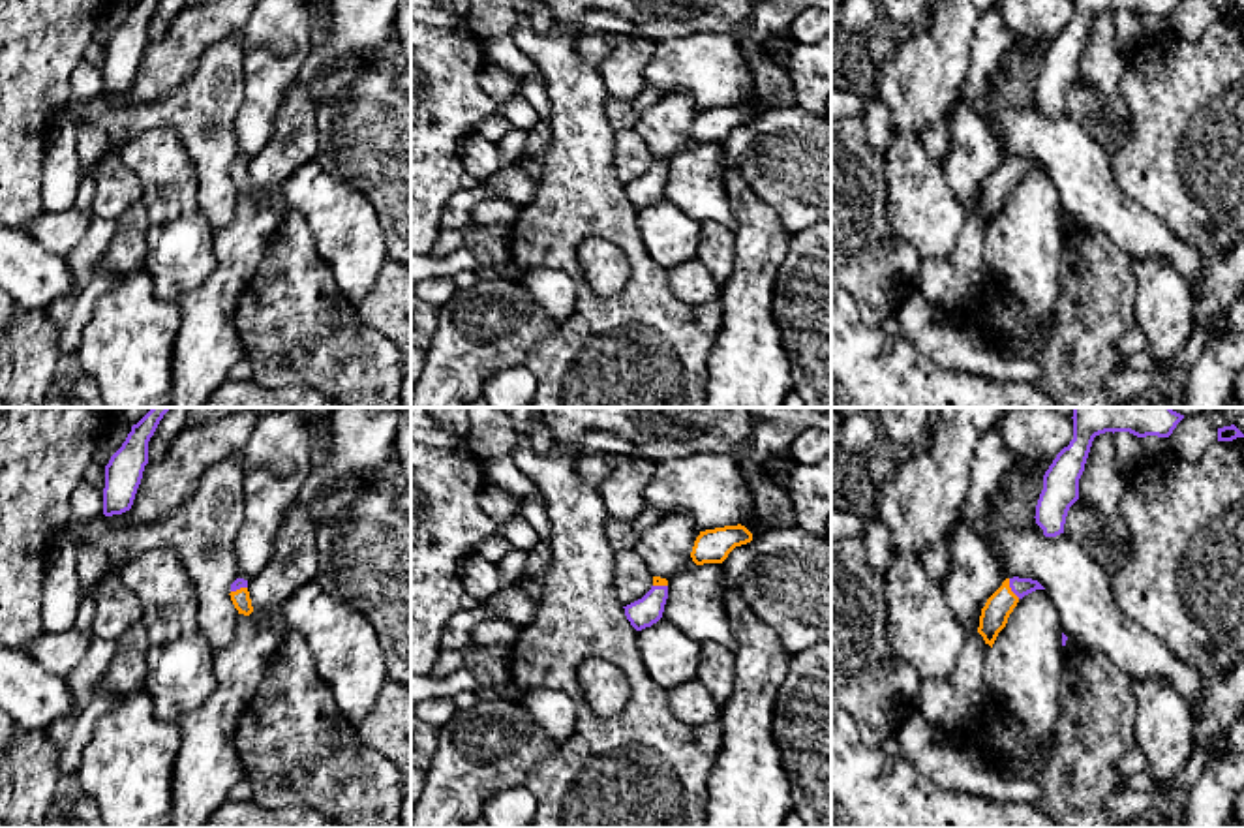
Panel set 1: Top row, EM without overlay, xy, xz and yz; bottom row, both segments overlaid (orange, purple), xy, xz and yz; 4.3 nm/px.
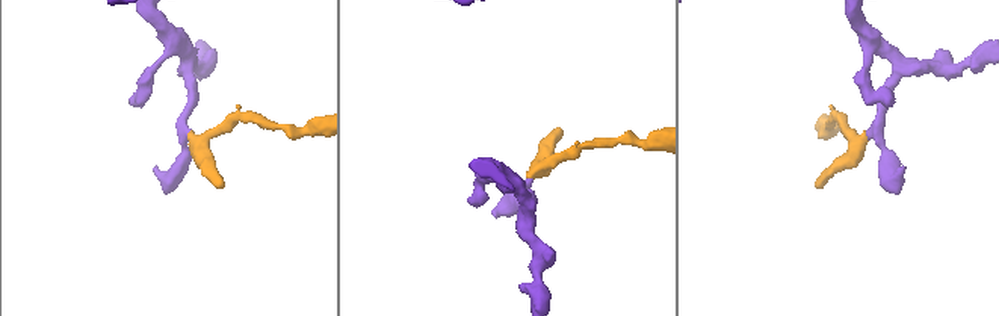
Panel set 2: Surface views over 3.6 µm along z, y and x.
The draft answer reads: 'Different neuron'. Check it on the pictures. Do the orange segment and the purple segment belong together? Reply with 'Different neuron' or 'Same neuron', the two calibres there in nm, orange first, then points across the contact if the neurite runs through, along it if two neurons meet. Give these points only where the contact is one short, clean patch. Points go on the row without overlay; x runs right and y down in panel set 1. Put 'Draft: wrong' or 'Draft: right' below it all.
Same neuron. Thickness 120 nm (orange) against 80 nm. Path across: yz (995, 194), (1010, 168), (1019, 166)
Draft: wrong

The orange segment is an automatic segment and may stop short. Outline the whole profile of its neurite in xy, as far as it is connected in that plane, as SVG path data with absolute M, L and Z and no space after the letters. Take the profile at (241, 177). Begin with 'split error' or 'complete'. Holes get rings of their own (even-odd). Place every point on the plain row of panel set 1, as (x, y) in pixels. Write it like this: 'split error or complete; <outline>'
split error; M236 158L231 163L229 175L238 193L250 195L253 192L250 171L248 171L248 160Z

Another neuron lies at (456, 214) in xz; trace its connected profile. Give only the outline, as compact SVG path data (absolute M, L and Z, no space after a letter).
M482 182L473 190L460 188L443 207L443 225L462 233L473 223L471 212L484 199L490 199L490 192Z

